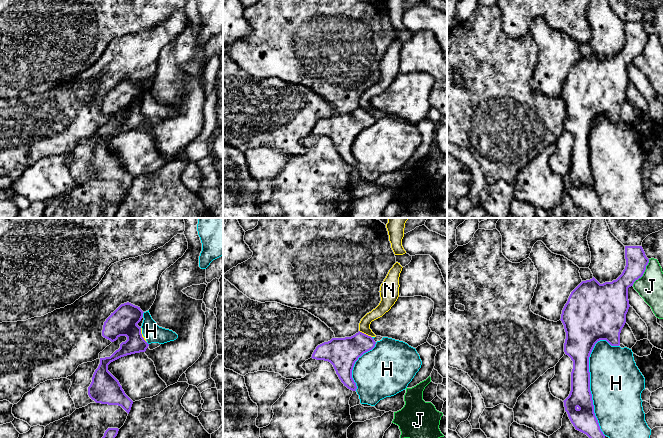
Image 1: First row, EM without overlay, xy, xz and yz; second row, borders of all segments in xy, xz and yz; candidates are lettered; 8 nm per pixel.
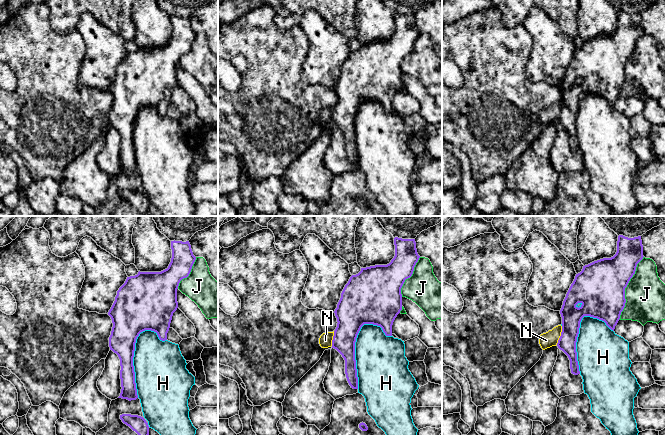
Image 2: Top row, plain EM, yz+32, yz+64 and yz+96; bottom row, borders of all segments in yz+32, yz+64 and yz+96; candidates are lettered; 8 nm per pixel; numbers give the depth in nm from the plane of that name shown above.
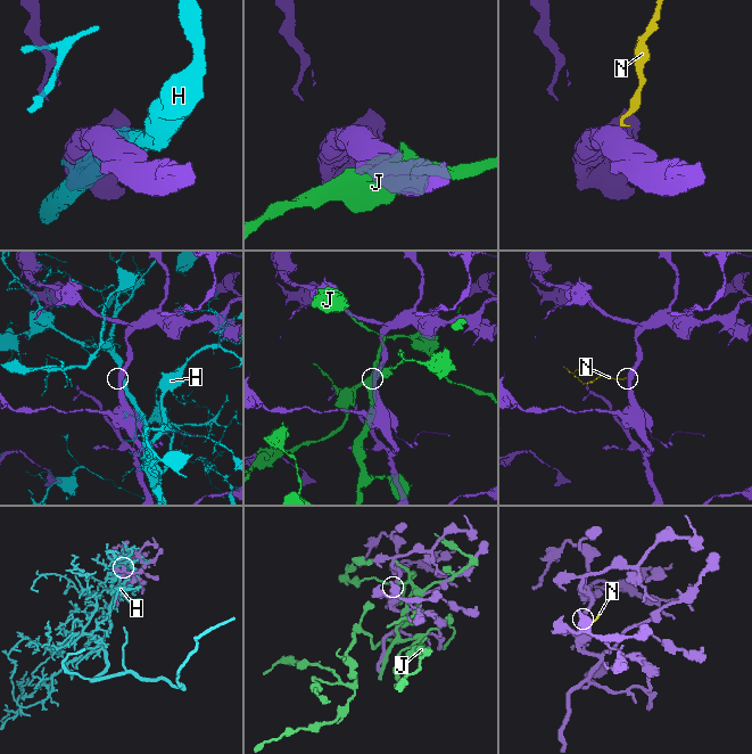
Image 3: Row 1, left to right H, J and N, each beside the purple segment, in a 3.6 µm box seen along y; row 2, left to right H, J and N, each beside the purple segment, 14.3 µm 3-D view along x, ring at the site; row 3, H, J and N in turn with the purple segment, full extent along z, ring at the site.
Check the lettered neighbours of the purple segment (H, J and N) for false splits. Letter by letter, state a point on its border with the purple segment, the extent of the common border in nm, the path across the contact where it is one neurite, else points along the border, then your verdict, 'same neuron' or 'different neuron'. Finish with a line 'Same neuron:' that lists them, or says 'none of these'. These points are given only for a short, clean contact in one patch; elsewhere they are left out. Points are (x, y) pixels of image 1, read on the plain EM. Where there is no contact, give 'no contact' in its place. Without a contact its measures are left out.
H: yz (589, 163) | 800 nm | different neuron
J: yz (643, 49) | 260 nm | different neuron
N: xz (365, 110) | 120 nm | along xz (359, 106), (371, 113) | different neuron
Same neuron: none of these

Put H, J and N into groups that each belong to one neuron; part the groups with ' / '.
H N / J

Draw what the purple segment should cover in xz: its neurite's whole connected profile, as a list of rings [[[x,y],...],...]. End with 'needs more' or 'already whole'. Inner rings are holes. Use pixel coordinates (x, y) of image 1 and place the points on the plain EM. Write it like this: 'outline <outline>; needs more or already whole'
outline [[[359,107],[351,113],[332,114],[318,121],[311,134],[330,138],[344,162],[356,167],[357,162],[352,154],[354,140],[364,129],[372,126],[375,120],[371,112]]]; already whole

